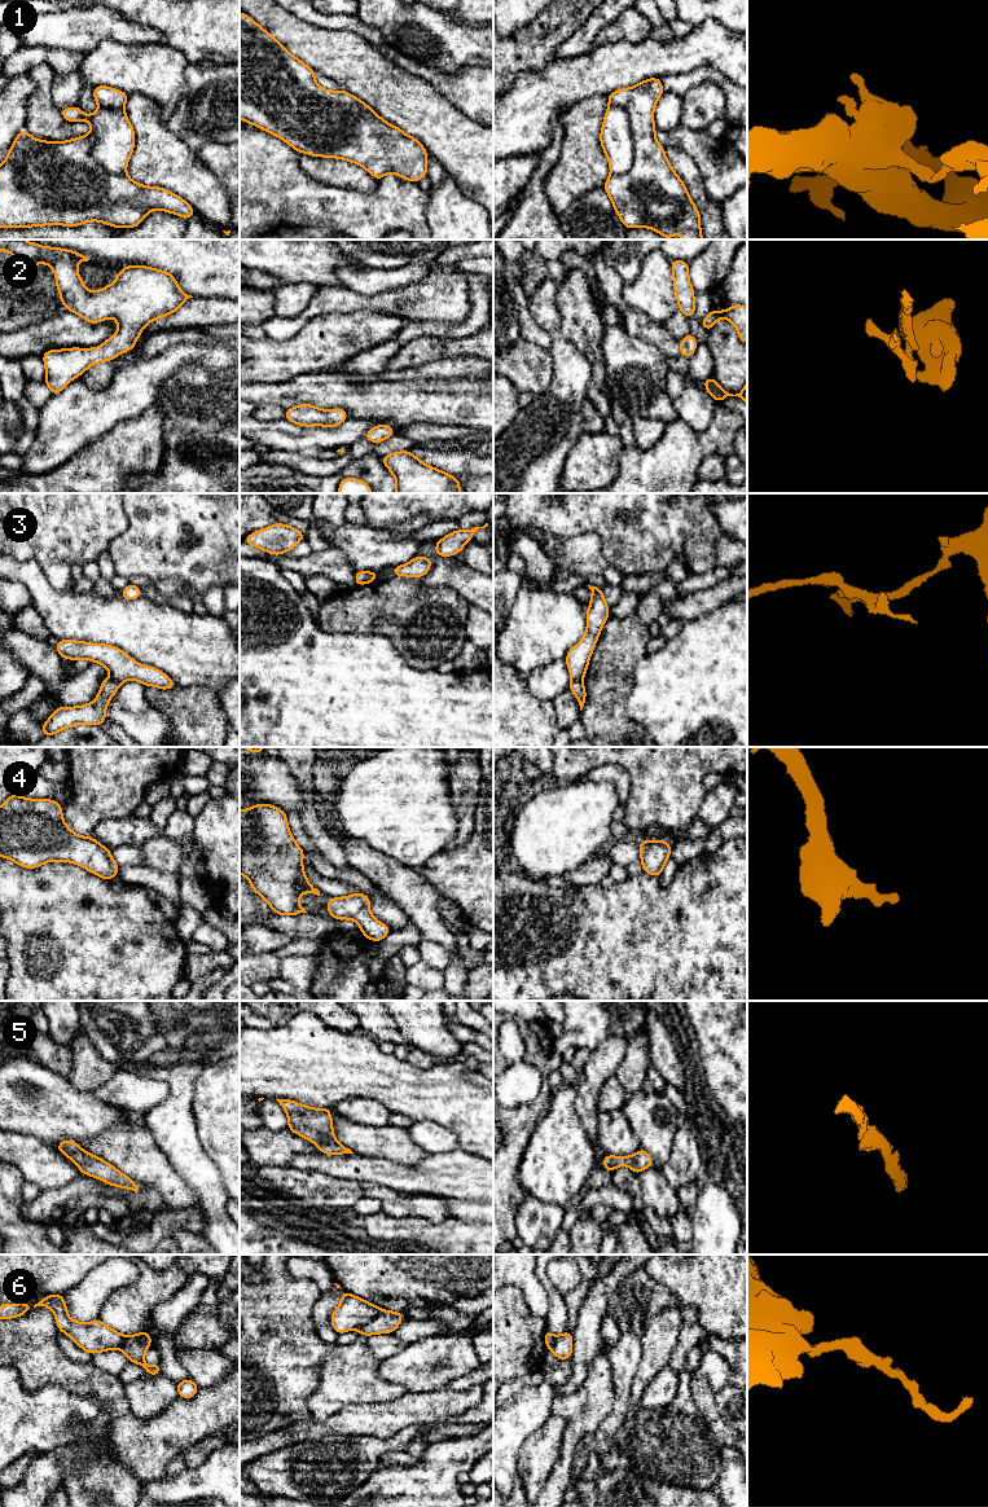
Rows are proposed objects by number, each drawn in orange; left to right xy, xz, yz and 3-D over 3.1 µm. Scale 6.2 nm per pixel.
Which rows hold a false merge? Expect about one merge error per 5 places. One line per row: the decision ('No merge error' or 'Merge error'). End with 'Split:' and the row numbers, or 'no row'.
1: Merge error
2: No merge error
3: Merge error
4: No merge error
5: No merge error
6: Merge error
Split: 1, 3, 6

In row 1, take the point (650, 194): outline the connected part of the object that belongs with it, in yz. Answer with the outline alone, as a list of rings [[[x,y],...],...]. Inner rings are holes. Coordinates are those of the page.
[[[659,78],[645,79],[631,87],[620,88],[607,96],[609,107],[620,106],[629,117],[633,139],[633,163],[623,175],[610,175],[603,189],[612,202],[612,207],[627,229],[644,227],[660,233],[669,240],[679,232],[682,240],[703,240],[701,232],[701,215],[684,181],[671,167],[664,146],[655,140],[654,109],[664,93]]]

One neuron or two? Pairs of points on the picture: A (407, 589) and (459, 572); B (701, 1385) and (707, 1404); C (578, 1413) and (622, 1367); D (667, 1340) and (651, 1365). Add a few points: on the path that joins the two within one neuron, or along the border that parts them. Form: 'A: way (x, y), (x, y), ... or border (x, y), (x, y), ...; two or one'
A: border (421, 578), (426, 587), (449, 587), (453, 591); two
B: way (701, 1389), (705, 1400); one
C: border (600, 1353), (609, 1361), (611, 1369), (611, 1409); two
D: way (661, 1347), (654, 1358); one

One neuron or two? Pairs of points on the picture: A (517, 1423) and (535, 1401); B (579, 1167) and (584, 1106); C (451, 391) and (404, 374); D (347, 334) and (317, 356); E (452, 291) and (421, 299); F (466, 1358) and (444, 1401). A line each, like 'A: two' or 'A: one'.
A: one
B: two
C: two
D: one
E: one
F: two

